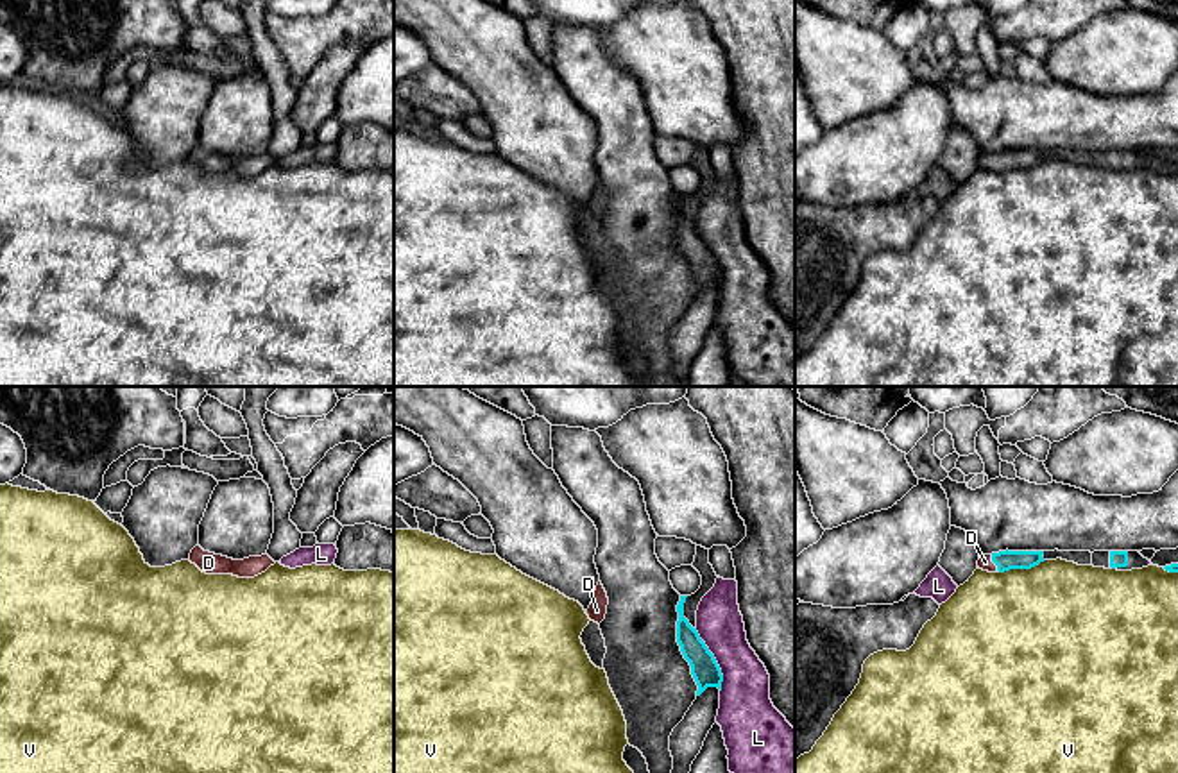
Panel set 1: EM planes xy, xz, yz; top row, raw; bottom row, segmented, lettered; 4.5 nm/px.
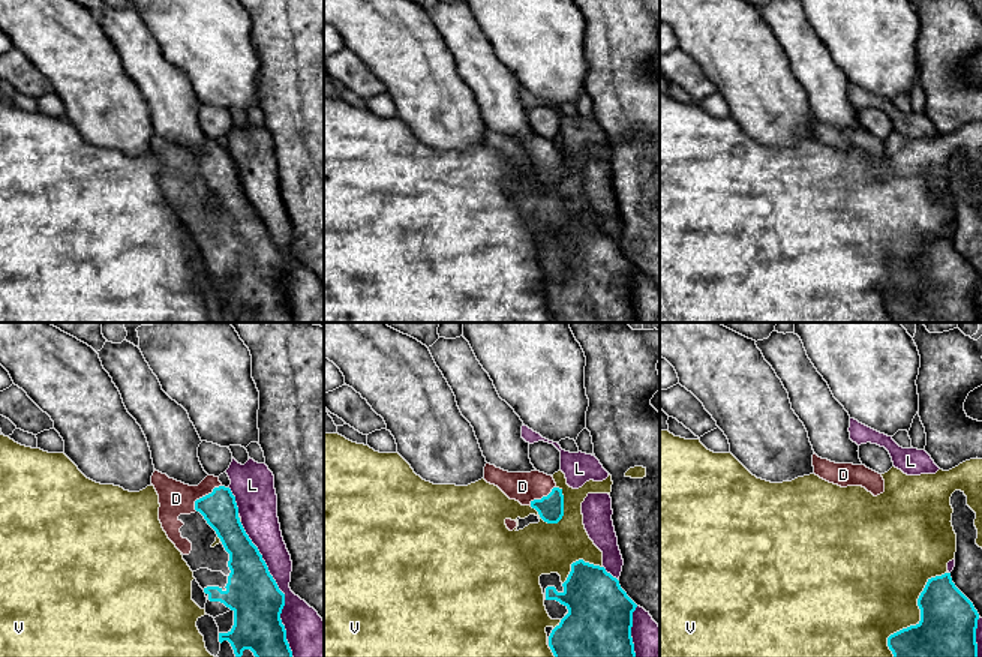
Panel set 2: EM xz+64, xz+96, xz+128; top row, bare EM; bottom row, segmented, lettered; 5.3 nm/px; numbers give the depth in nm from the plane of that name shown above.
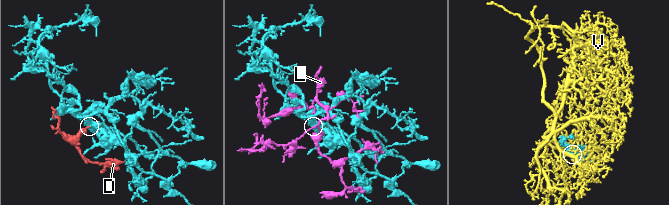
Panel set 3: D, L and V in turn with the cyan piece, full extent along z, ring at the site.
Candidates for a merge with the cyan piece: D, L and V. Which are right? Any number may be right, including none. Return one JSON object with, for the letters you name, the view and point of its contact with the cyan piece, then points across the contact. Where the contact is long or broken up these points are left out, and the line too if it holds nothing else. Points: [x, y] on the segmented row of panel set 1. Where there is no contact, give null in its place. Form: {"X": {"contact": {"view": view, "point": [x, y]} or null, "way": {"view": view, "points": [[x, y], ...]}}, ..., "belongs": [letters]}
{"D": {"contact": {"view": "yz", "point": [994, 562]}, "way": {"view": "yz", "points": [[1005, 560], [994, 562], [985, 562]]}}, "belongs": ["D"]}

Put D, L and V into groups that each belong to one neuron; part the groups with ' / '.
D / L / V

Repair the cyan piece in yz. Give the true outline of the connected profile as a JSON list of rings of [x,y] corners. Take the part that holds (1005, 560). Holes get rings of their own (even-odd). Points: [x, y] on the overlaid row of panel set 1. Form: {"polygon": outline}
{"polygon": [[[999,551],[979,555],[977,567],[988,573],[1004,573],[1010,569],[1031,569],[1044,562],[1044,551]]]}

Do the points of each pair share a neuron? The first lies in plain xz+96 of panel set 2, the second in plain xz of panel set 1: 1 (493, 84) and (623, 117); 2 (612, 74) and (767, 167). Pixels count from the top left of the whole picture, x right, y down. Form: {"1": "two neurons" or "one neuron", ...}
{"1": "one neuron", "2": "one neuron"}

